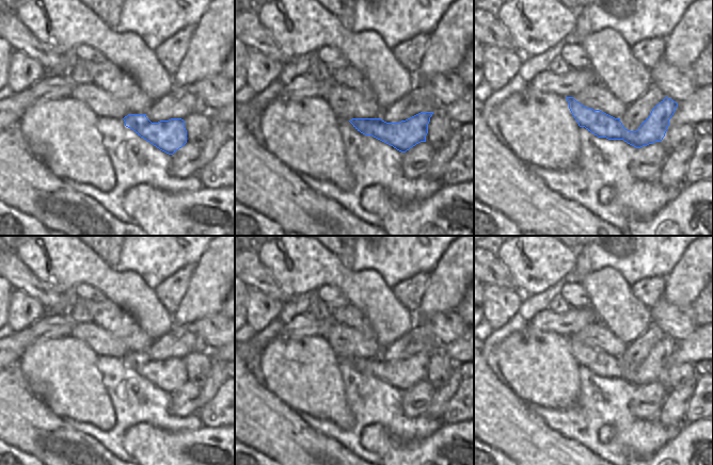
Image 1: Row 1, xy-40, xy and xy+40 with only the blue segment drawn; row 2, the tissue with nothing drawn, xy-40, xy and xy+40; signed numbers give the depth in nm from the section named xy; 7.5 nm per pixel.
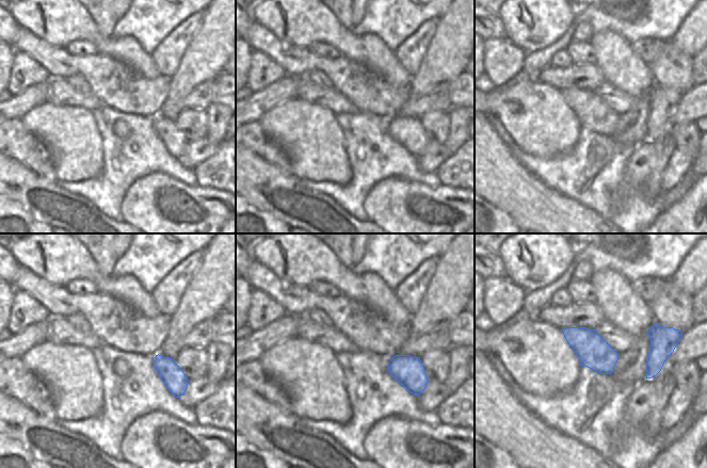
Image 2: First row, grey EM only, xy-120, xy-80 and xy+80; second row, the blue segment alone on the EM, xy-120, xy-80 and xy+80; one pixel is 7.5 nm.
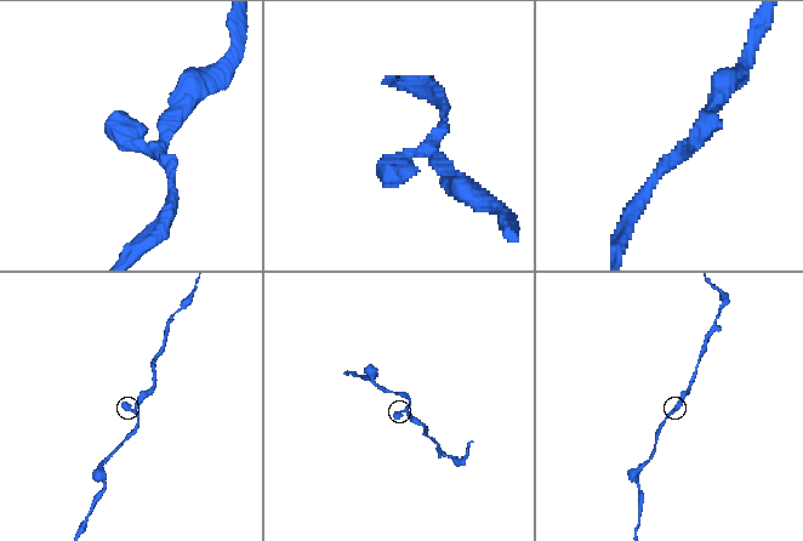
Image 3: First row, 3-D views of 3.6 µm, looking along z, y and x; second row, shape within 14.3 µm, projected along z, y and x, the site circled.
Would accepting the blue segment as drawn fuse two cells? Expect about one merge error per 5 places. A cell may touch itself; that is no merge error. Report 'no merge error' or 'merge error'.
no merge error

